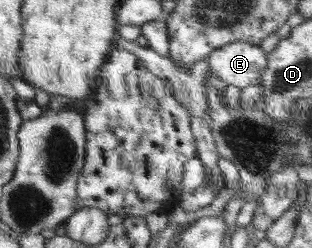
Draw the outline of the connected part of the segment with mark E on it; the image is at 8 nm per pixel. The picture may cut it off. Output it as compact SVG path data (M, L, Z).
M232 42L208 56L209 72L227 85L247 87L261 79L267 55L260 46L250 42Z

